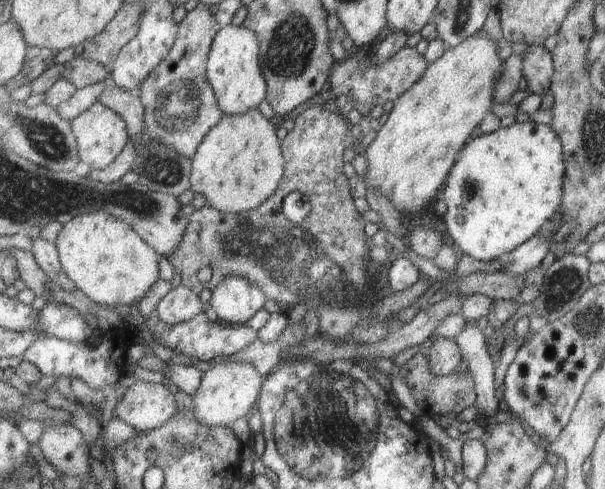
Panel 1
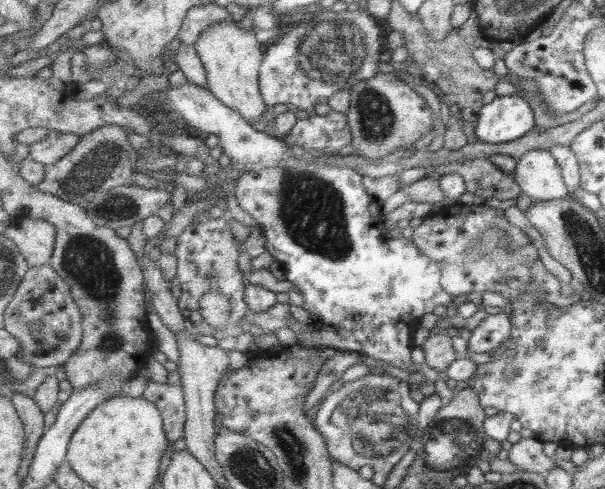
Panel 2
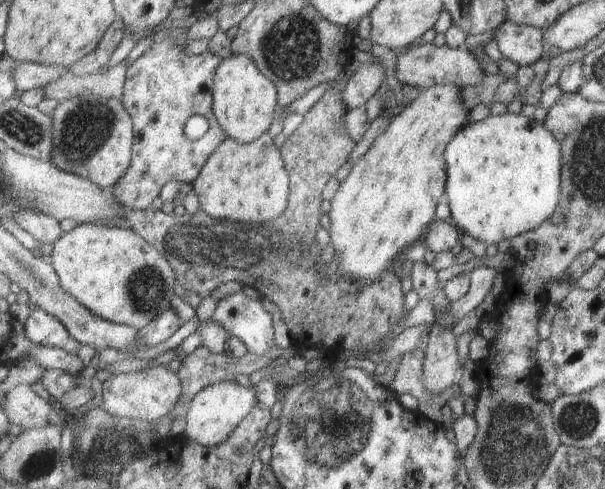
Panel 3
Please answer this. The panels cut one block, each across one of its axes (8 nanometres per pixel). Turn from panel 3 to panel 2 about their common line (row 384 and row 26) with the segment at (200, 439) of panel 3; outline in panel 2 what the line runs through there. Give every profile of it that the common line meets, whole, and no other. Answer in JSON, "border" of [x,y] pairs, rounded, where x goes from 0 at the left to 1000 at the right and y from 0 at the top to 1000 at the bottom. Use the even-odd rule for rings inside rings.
{"border":[[[365,45],[345,61],[321,90],[344,151],[344,180],[372,215],[398,231],[415,254],[431,245],[445,217],[435,202],[430,182],[430,139],[433,137],[438,100],[426,86],[423,67],[410,55],[412,45]]]}

